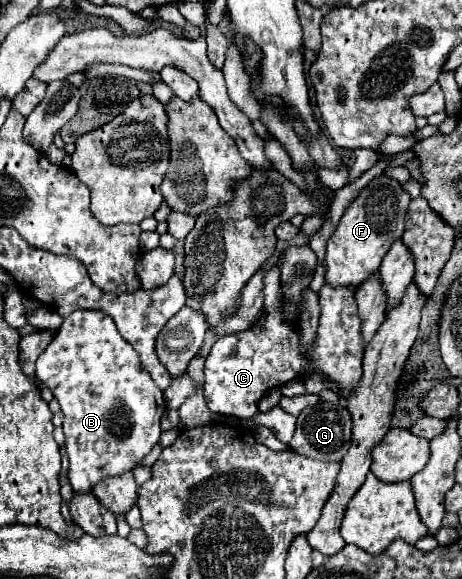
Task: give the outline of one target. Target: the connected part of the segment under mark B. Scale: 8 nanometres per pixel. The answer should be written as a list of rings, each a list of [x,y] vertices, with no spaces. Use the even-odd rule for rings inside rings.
[[[77,310],[67,316],[49,346],[39,354],[35,362],[35,376],[53,390],[65,414],[63,432],[73,492],[89,492],[101,478],[133,470],[157,444],[161,434],[159,420],[167,410],[163,390],[155,386],[153,378],[139,362],[139,354],[135,354],[129,342],[119,334],[111,316],[95,310]]]

